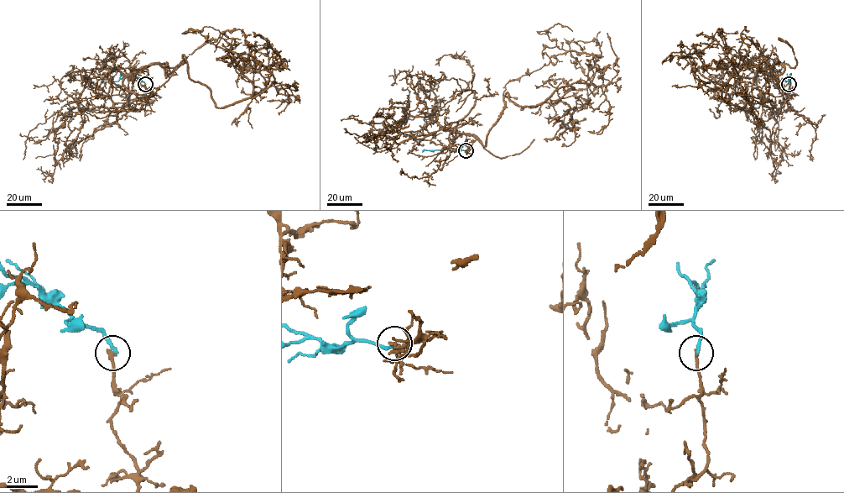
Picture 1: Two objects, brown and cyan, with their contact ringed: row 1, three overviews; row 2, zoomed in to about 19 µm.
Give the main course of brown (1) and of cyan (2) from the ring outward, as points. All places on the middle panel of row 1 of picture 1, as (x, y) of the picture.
1: (466, 150), (450, 132), (485, 146), (506, 93), (541, 105), (596, 58), (552, 56), (517, 97)
2: (466, 150), (422, 149)

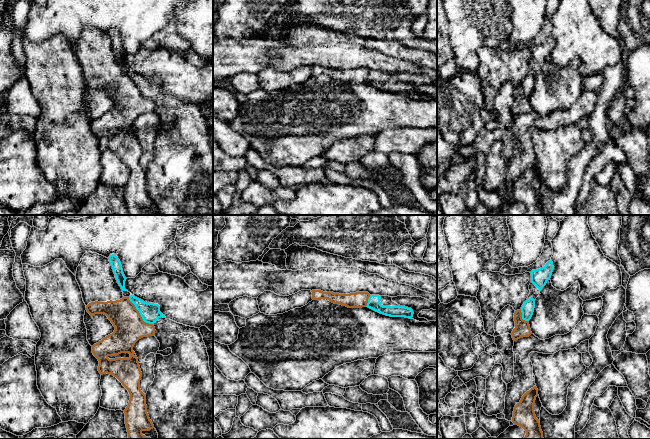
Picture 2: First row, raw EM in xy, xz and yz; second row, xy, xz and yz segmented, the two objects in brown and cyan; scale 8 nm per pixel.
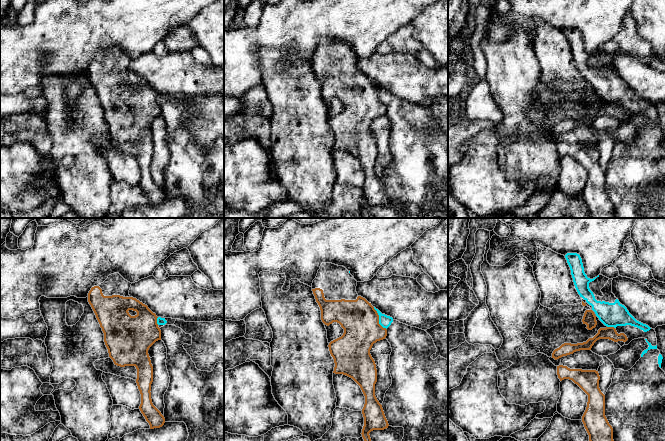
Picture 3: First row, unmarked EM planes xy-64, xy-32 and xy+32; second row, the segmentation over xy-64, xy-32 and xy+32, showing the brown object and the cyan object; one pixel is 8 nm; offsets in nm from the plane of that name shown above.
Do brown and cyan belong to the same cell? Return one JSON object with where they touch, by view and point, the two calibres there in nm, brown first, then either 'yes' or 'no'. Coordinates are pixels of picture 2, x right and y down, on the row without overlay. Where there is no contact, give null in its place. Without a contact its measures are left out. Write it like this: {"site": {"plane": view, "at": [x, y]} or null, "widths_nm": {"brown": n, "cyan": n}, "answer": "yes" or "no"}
{"site": {"plane": "xy", "at": [139, 89]}, "widths_nm": {"brown": 240, "cyan": 160}, "answer": "no"}

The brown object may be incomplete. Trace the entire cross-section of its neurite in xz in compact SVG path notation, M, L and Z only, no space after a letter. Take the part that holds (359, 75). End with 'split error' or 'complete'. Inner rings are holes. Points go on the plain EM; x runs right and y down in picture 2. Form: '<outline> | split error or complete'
M312 66L312 75L328 75L334 80L340 80L348 84L366 83L370 70L368 68L356 68L350 70L339 70L333 68L323 68L321 66Z | complete

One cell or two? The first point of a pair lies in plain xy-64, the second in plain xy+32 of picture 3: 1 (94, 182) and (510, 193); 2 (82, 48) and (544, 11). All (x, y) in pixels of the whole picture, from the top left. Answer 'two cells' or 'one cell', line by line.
1: two cells
2: one cell

